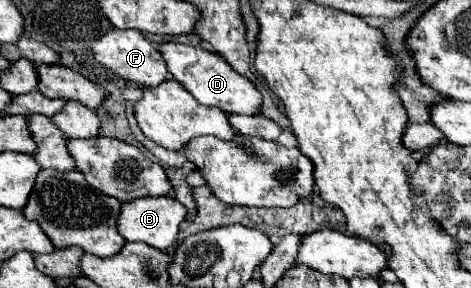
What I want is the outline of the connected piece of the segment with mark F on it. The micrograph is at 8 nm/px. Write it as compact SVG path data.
M111 30L111 32L107 32L105 36L101 36L99 40L93 42L93 54L99 64L103 64L105 68L123 76L125 80L137 82L139 86L151 88L151 86L159 86L161 82L171 78L165 58L159 52L159 48L155 44L151 44L147 40L147 36L139 30Z

